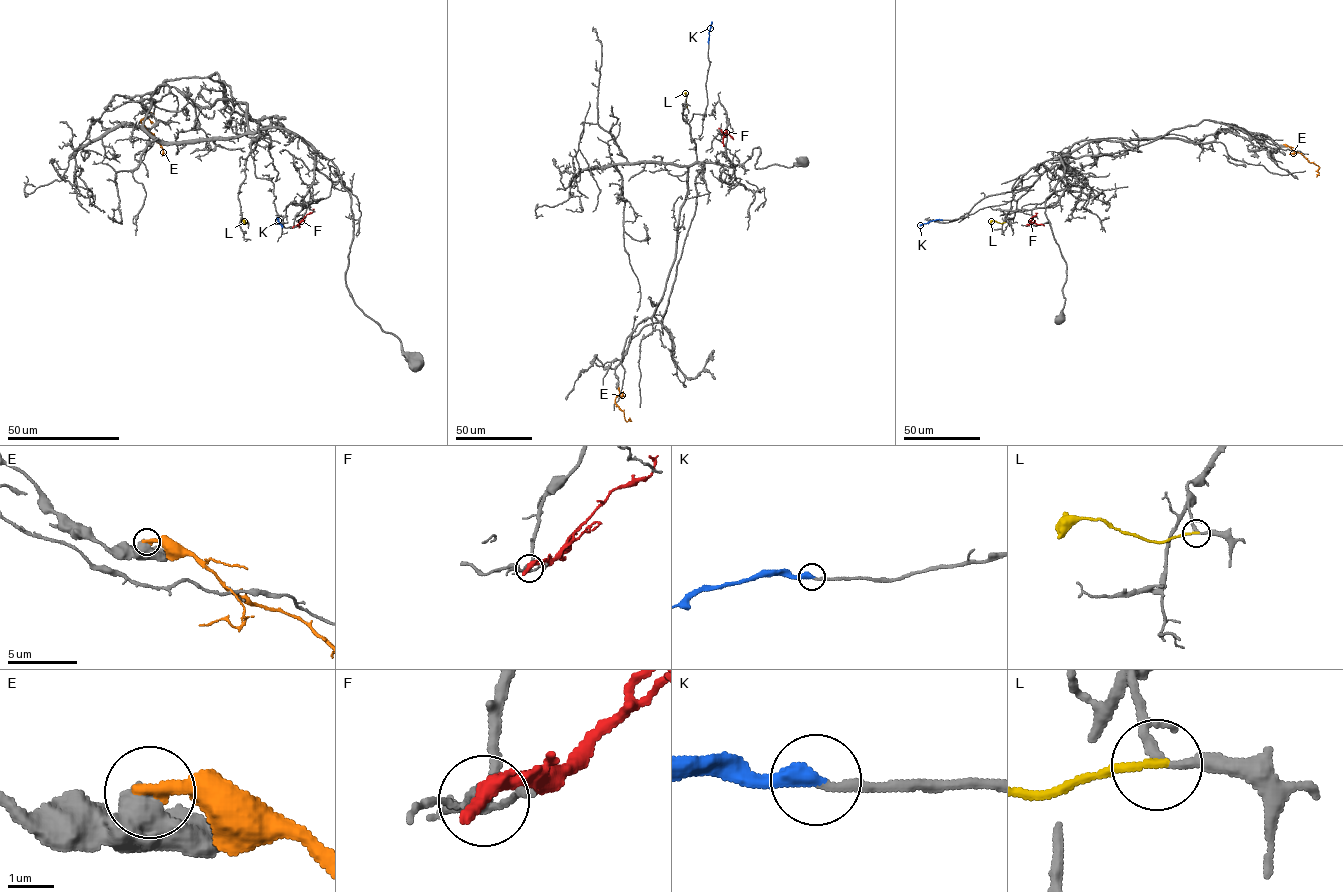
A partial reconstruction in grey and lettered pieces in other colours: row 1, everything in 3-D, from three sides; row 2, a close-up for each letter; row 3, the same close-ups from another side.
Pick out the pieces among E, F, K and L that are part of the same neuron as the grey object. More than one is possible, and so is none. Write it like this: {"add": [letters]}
{"add": ["K"]}

